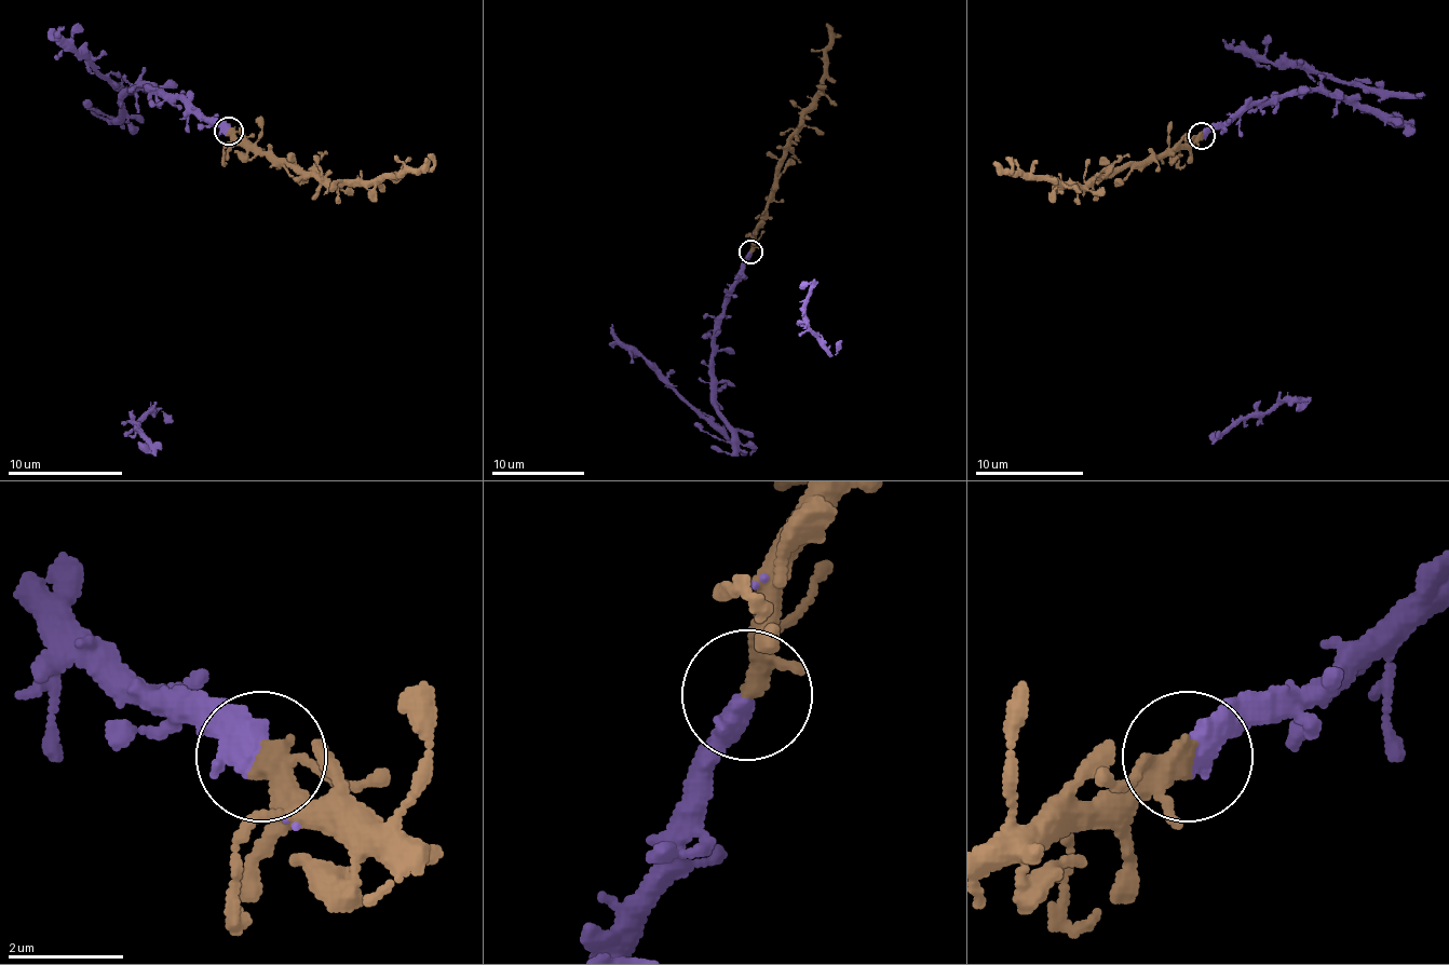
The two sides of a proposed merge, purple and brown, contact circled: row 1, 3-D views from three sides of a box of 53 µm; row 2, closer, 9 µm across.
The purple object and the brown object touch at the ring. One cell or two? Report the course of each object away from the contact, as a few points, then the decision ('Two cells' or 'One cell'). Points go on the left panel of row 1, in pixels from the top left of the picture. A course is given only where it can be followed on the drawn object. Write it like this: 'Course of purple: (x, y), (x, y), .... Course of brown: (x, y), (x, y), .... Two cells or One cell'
Course of purple: (228, 132), (159, 90), (132, 85), (121, 95), (121, 104), (121, 92), (63, 46), (57, 35), (63, 26). Course of brown: (228, 132), (332, 184), (373, 182), (383, 177), (427, 171), (433, 159), (430, 153). One cell

